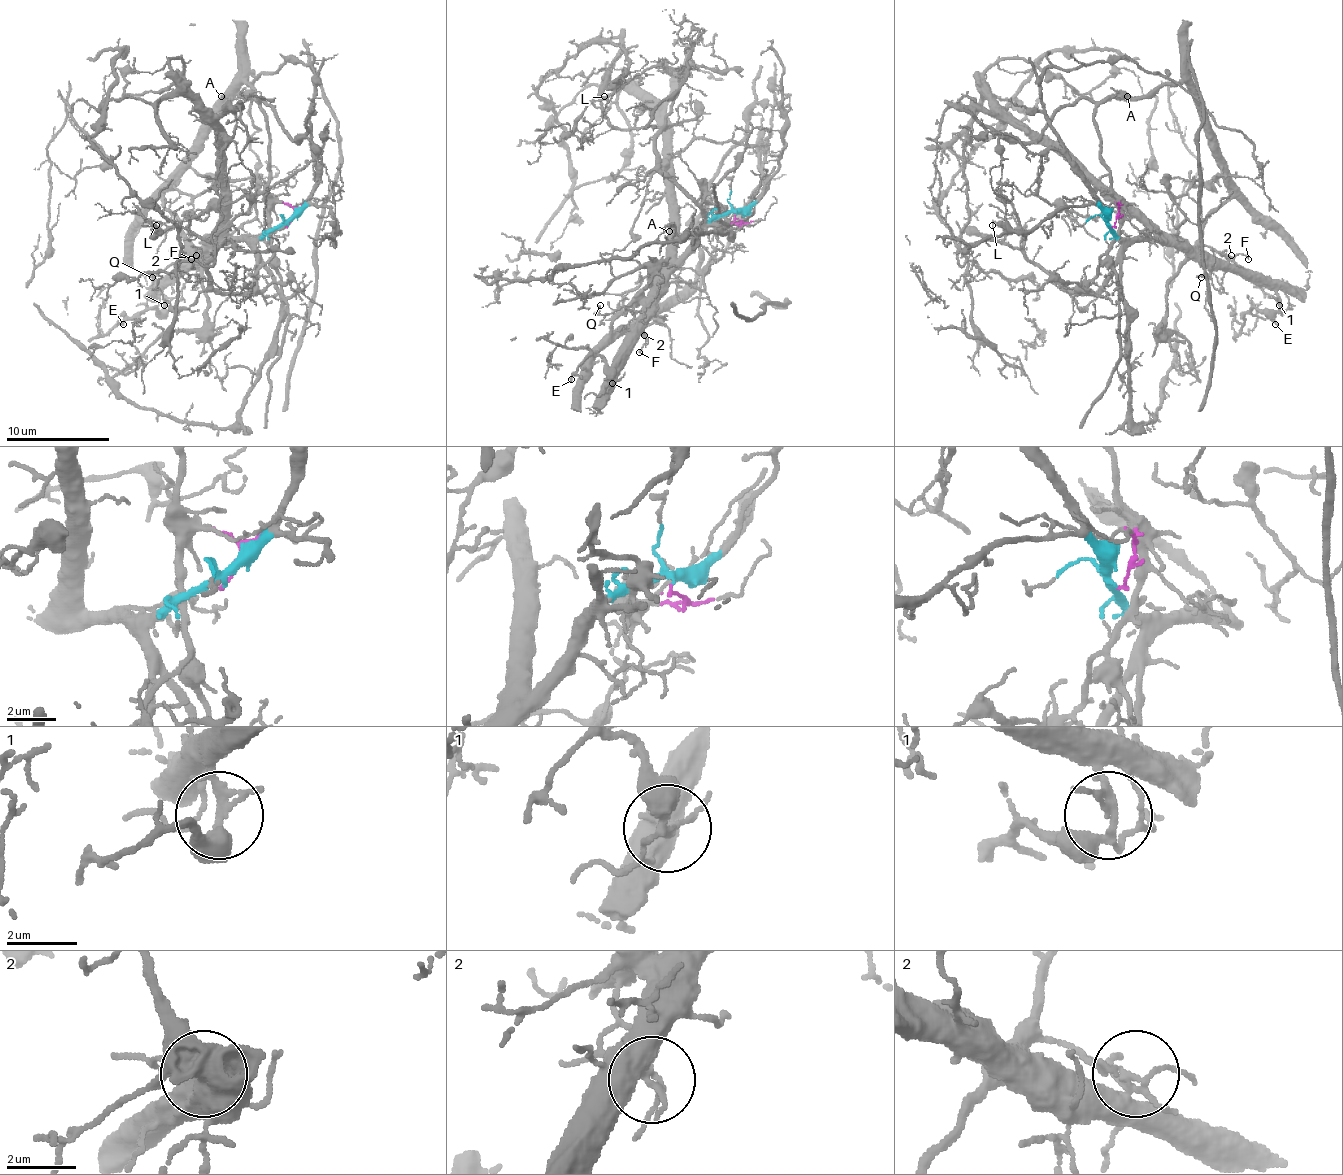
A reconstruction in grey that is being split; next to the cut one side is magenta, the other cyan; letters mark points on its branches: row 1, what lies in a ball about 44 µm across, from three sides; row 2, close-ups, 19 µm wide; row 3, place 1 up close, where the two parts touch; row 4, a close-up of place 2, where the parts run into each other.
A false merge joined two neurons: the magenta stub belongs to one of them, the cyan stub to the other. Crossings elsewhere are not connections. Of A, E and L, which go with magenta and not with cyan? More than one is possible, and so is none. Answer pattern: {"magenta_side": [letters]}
{"magenta_side": ["A"]}

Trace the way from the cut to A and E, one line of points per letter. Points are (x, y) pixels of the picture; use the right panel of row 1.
A: (1112, 225), (1118, 197), (1112, 192), (1094, 111), (1112, 98), (1133, 98), (1128, 96)
E: (1110, 225), (1123, 238), (1183, 244), (1211, 262), (1255, 272), (1273, 290), (1279, 309), (1250, 311), (1276, 324)

